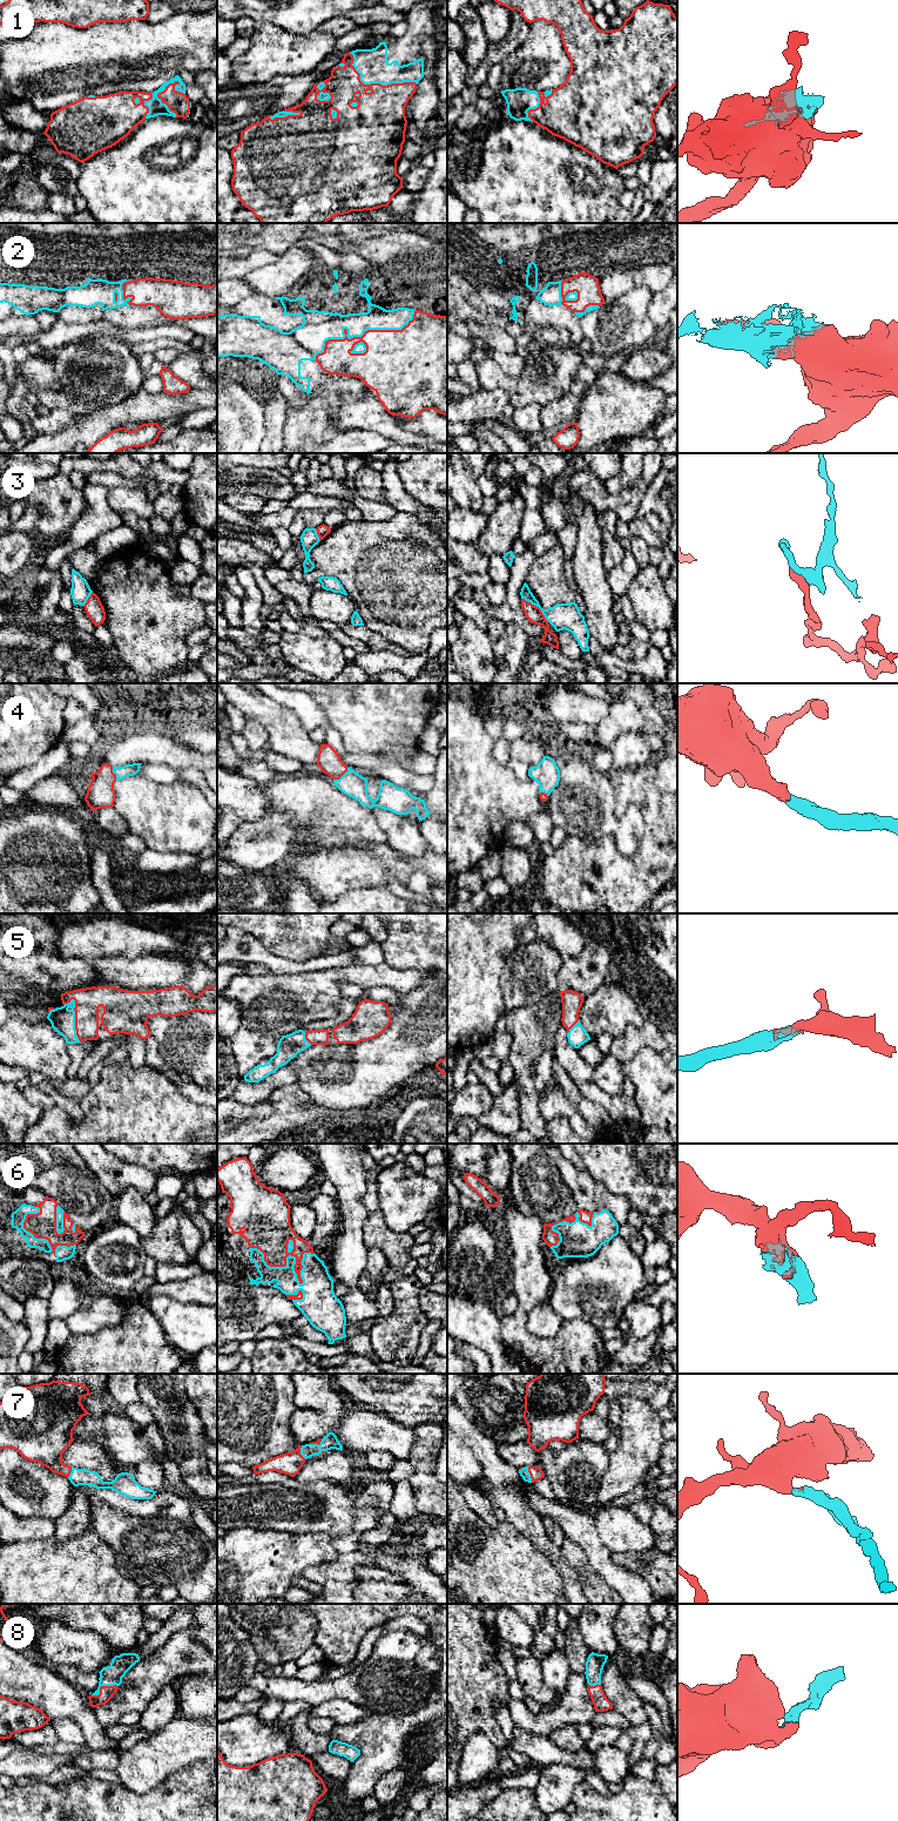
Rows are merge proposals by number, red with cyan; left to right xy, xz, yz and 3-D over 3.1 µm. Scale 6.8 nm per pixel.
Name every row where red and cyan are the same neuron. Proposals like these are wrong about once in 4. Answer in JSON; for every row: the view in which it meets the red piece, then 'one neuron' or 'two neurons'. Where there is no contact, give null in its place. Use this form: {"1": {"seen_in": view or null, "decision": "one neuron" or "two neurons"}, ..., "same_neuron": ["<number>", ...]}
{"1": {"seen_in": "xz", "decision": "one neuron"}, "2": {"seen_in": "xz", "decision": "one neuron"}, "3": {"seen_in": "yz", "decision": "two neurons"}, "4": {"seen_in": "xz", "decision": "one neuron"}, "5": {"seen_in": "xy", "decision": "one neuron"}, "6": {"seen_in": "xz", "decision": "one neuron"}, "7": {"seen_in": "yz", "decision": "one neuron"}, "8": {"seen_in": "xy", "decision": "one neuron"}, "same_neuron": ["1", "2", "4", "5", "6", "7", "8"]}

